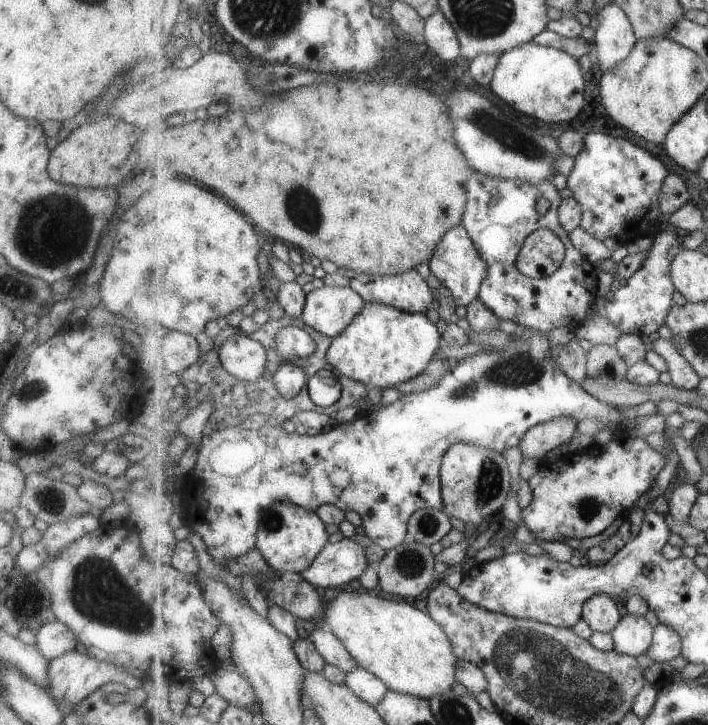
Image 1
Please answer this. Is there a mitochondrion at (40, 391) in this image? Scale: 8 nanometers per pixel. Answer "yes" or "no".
yes

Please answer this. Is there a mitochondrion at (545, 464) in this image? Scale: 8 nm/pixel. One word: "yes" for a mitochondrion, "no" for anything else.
no

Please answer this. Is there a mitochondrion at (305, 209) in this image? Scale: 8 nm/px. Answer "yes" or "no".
yes

